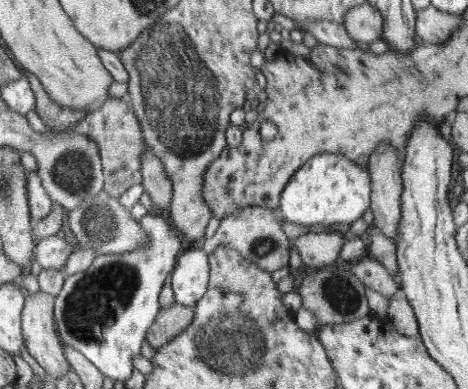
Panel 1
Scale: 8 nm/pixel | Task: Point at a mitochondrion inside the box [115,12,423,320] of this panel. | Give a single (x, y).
(179, 99)

